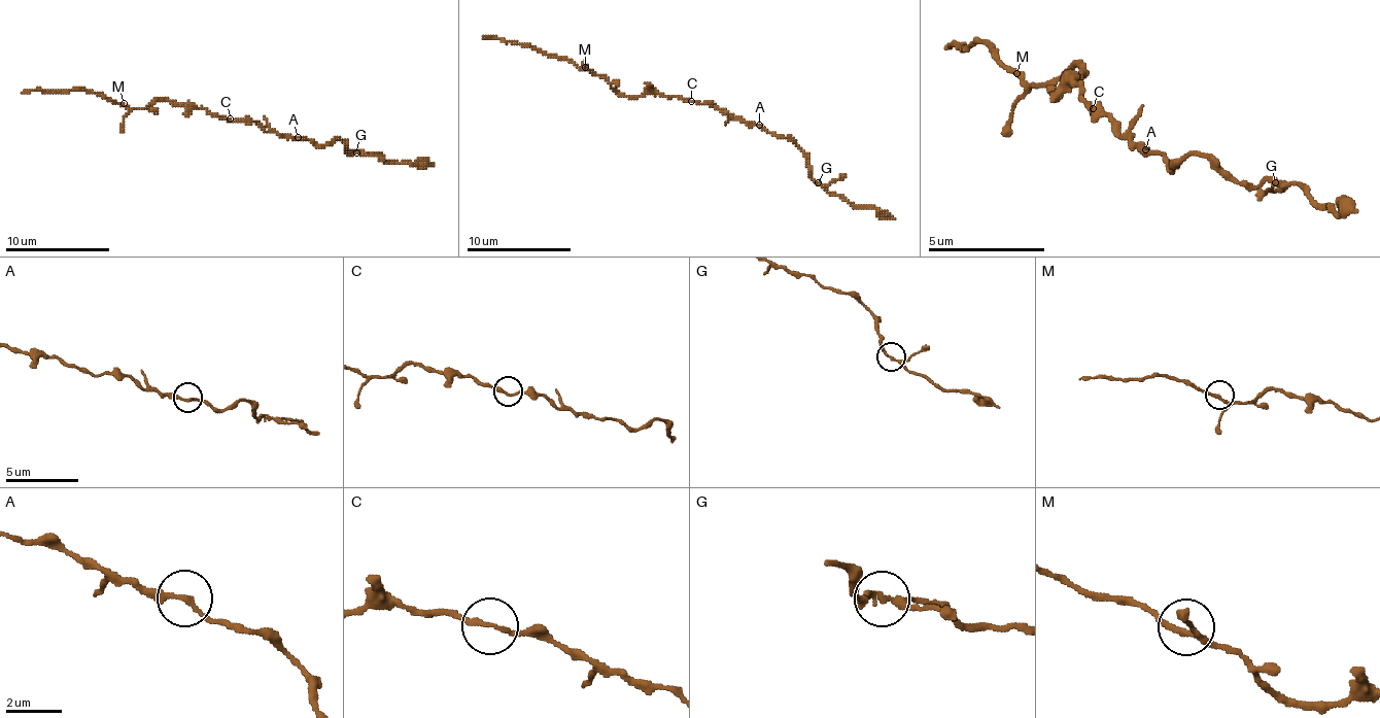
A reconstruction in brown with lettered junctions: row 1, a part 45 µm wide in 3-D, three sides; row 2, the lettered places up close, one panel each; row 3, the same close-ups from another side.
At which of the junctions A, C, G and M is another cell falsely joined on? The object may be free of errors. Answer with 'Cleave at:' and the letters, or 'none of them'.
Cleave at: none of them

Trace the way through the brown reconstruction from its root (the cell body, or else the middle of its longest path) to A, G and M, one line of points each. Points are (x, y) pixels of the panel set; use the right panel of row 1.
A: (1098, 114), (1104, 114), (1122, 137), (1128, 137), (1139, 149), (1145, 149)
G: (1098, 114), (1122, 137), (1139, 149), (1157, 149), (1174, 167), (1204, 155), (1250, 184), (1274, 184)
M: (1098, 114), (1080, 102), (1080, 84), (1075, 79), (1080, 67), (1069, 67), (1045, 84), (1028, 84), (1016, 73)

